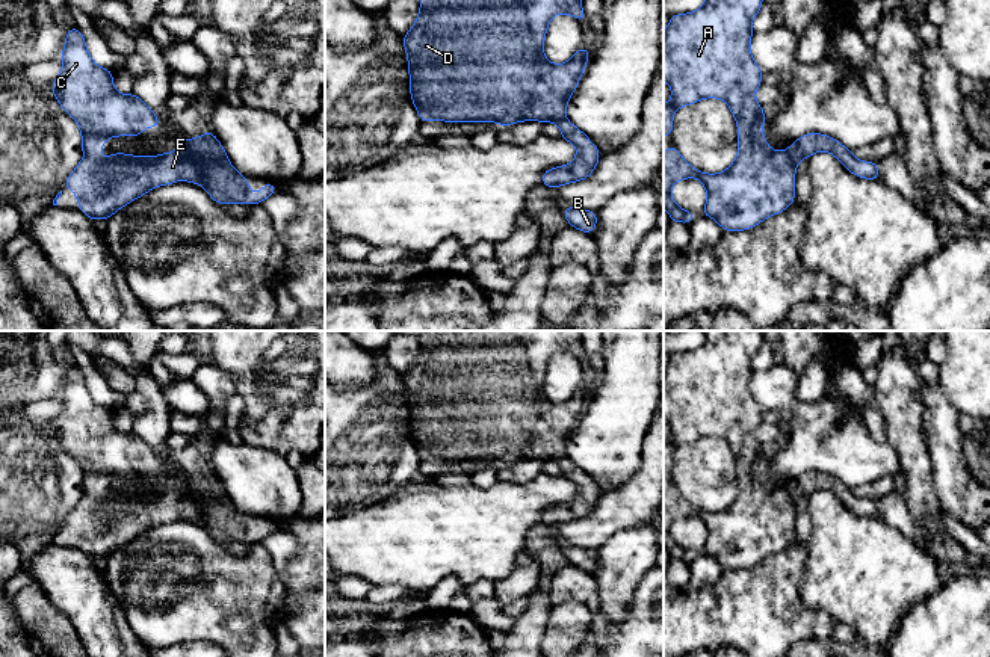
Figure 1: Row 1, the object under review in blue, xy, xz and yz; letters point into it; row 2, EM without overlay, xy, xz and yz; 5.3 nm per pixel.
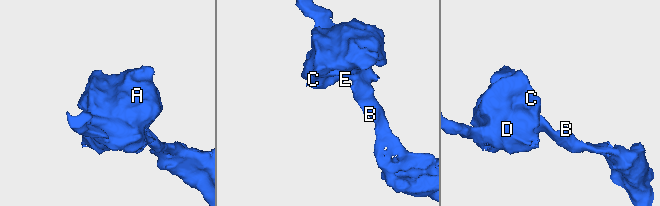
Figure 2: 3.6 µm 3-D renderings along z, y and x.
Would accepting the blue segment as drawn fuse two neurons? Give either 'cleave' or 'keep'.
keep

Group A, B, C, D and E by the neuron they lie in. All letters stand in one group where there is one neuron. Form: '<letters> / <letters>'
A B C D E

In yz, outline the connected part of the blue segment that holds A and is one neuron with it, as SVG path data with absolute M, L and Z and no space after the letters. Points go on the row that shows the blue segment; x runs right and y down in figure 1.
M706 0L704 6L670 17L664 32L664 79L670 83L673 100L664 103L664 136L671 137L674 112L704 98L724 100L738 122L738 156L721 174L706 174L691 166L671 143L664 153L664 207L673 222L689 225L694 211L680 208L673 199L671 186L683 178L700 180L707 193L701 214L715 219L724 231L744 231L763 219L784 211L795 201L795 171L801 159L818 151L831 153L851 174L880 181L878 162L860 162L837 139L821 133L807 133L786 151L772 151L763 137L766 113L754 98L762 85L762 69L750 53L751 21L763 0Z

